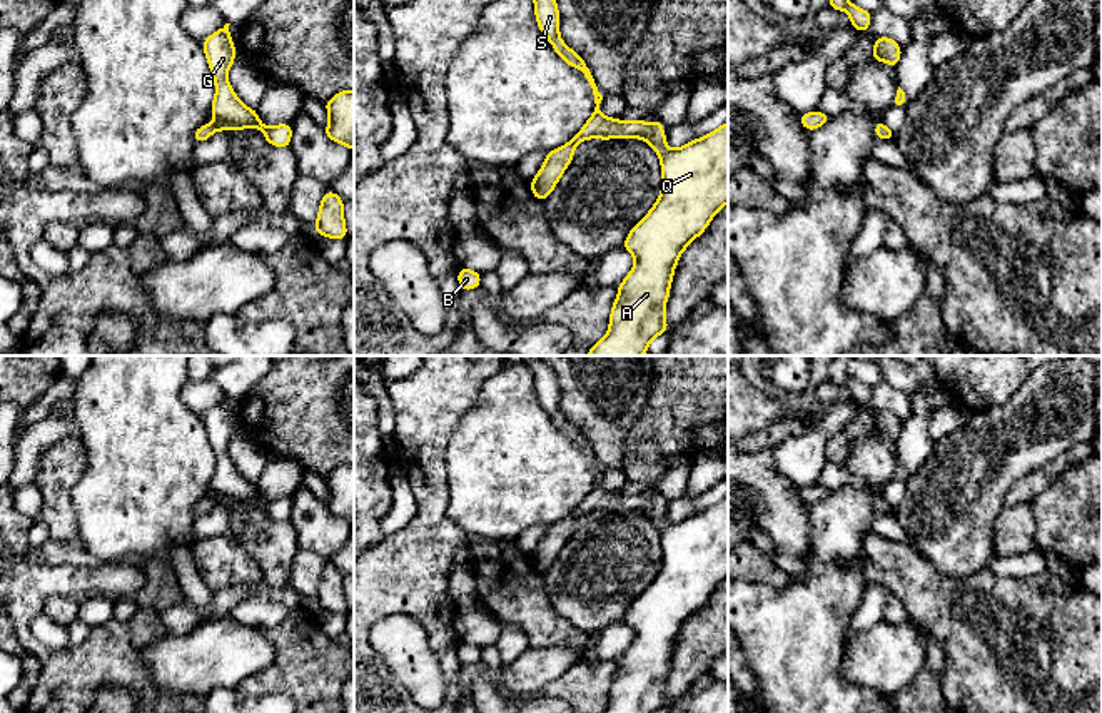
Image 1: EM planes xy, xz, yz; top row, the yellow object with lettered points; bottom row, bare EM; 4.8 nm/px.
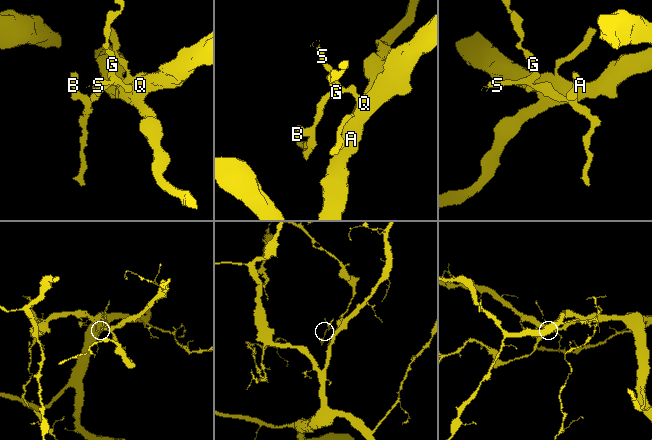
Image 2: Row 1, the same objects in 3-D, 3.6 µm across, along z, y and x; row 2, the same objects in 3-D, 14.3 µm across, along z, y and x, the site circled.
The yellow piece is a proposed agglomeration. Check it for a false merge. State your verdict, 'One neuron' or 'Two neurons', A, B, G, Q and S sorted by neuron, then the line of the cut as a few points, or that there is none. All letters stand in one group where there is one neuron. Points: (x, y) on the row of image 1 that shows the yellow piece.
One neuron. Groups: A B G Q S. No split

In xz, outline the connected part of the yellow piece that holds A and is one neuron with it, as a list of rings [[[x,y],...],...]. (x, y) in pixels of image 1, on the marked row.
[[[534,0],[534,13],[554,52],[584,73],[596,107],[568,144],[546,154],[543,167],[531,180],[533,195],[543,202],[553,192],[571,164],[576,145],[586,139],[643,139],[661,160],[660,199],[623,244],[634,255],[634,265],[618,286],[606,336],[586,354],[643,356],[656,336],[670,331],[665,306],[681,252],[728,204],[728,122],[671,150],[666,147],[661,119],[648,125],[643,119],[623,122],[604,117],[599,110],[603,95],[589,67],[559,37],[556,0]]]

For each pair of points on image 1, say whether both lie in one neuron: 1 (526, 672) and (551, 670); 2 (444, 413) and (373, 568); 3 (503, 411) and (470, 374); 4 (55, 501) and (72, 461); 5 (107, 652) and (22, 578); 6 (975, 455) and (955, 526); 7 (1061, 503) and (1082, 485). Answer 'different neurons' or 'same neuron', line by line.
1: same neuron
2: same neuron
3: different neurons
4: same neuron
5: same neuron
6: same neuron
7: same neuron

